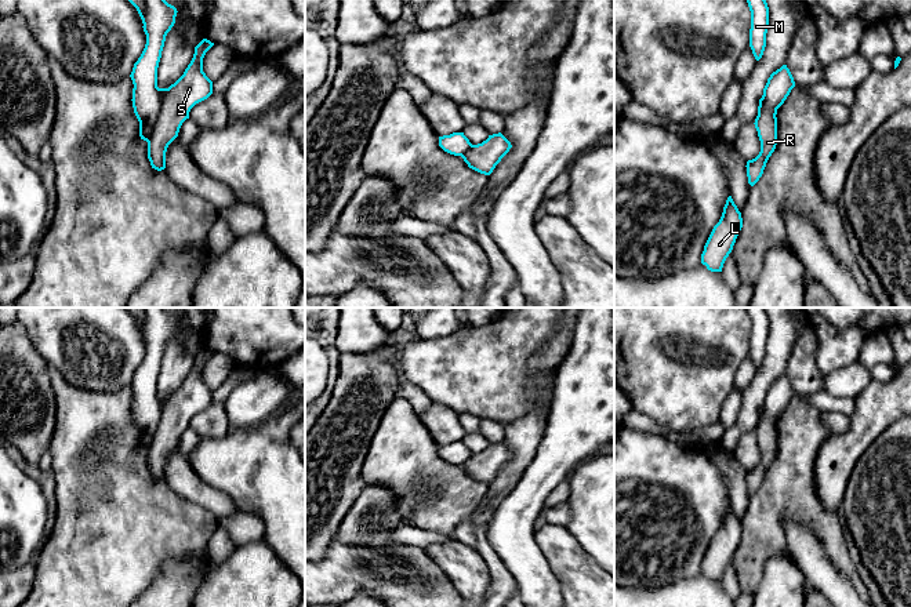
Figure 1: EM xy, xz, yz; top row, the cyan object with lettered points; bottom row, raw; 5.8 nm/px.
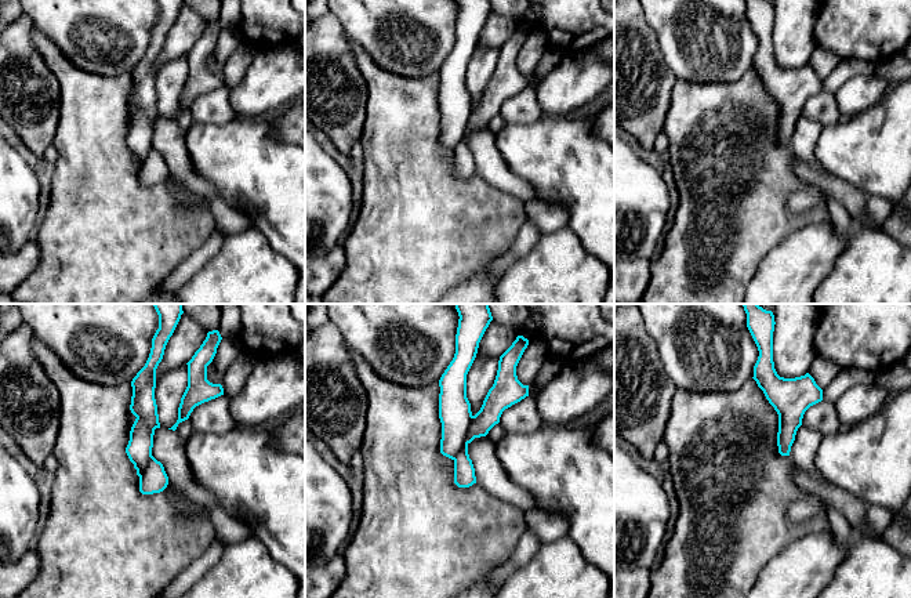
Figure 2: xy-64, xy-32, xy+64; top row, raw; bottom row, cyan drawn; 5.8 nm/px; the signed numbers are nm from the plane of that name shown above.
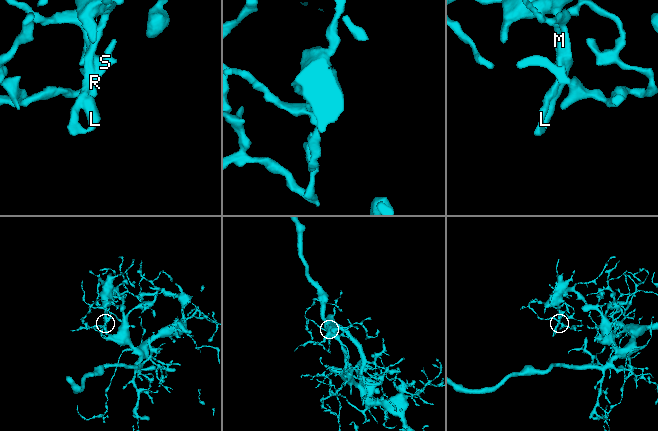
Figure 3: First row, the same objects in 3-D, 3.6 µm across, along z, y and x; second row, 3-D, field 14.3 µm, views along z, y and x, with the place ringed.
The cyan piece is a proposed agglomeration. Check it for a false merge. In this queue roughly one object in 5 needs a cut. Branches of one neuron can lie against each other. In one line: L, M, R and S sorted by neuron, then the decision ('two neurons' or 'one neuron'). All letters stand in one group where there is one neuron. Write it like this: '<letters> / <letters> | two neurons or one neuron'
L M R S | one neuron

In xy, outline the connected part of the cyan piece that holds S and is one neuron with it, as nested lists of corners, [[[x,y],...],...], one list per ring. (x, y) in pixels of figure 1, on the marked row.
[[[128,0],[138,11],[146,34],[145,48],[130,74],[133,108],[139,121],[139,137],[148,142],[152,168],[166,168],[166,152],[178,137],[190,109],[213,94],[213,81],[203,72],[203,58],[214,46],[203,39],[184,74],[168,88],[157,87],[157,68],[166,36],[175,23],[177,8],[166,0]]]

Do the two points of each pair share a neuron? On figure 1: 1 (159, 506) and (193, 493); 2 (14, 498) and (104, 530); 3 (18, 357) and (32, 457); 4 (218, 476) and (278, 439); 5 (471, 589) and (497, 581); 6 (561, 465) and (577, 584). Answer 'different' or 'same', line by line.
1: different
2: different
3: same
4: same
5: different
6: different

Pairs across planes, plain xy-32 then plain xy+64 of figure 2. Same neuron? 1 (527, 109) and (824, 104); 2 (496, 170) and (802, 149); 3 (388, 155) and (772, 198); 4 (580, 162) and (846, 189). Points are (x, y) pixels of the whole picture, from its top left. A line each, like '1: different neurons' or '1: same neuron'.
1: same neuron
2: different neurons
3: same neuron
4: different neurons

